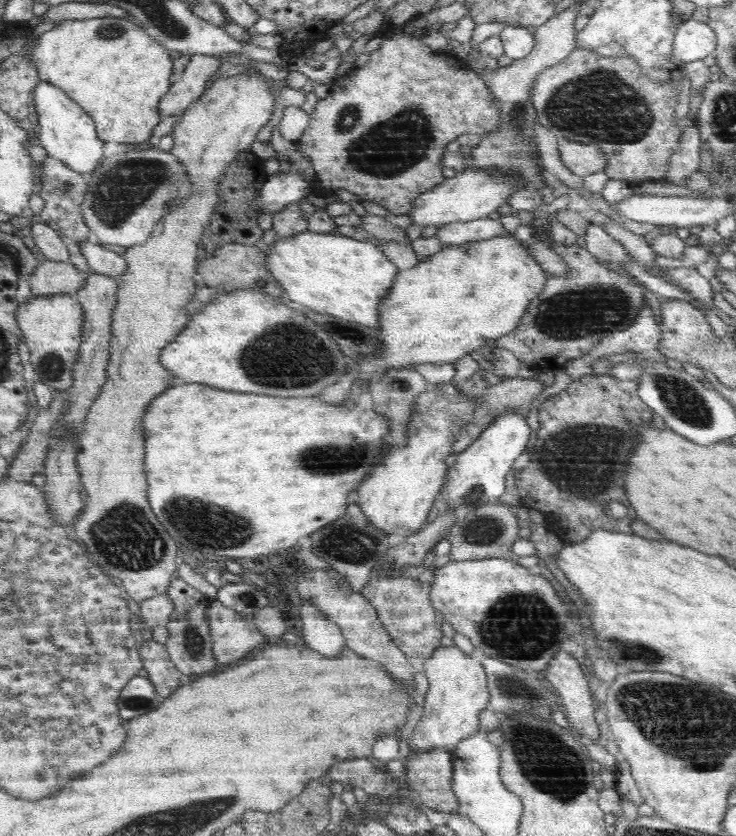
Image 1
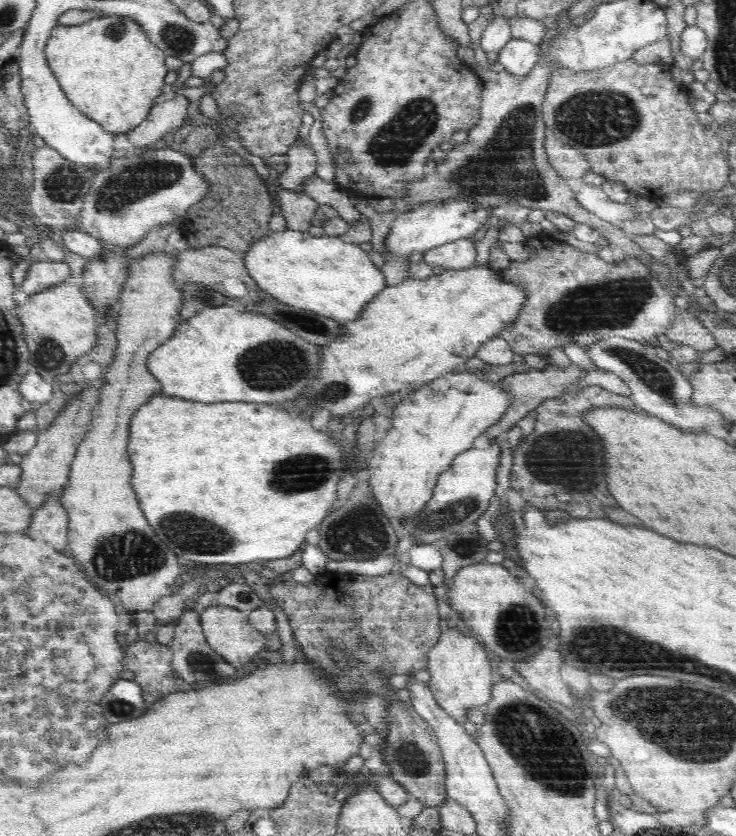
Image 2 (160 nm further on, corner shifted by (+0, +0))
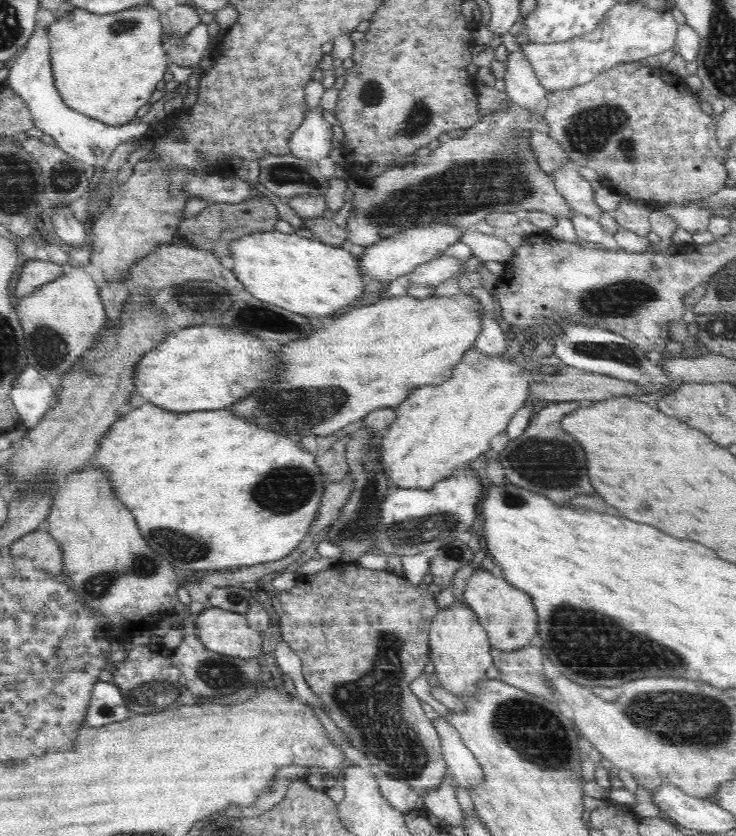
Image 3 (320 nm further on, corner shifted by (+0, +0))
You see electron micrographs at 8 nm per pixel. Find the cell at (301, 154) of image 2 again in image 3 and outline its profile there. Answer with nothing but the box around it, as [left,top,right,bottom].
[288,107,332,161]

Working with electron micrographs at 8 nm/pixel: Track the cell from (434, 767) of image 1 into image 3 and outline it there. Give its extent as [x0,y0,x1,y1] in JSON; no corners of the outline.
[272,562,447,796]

